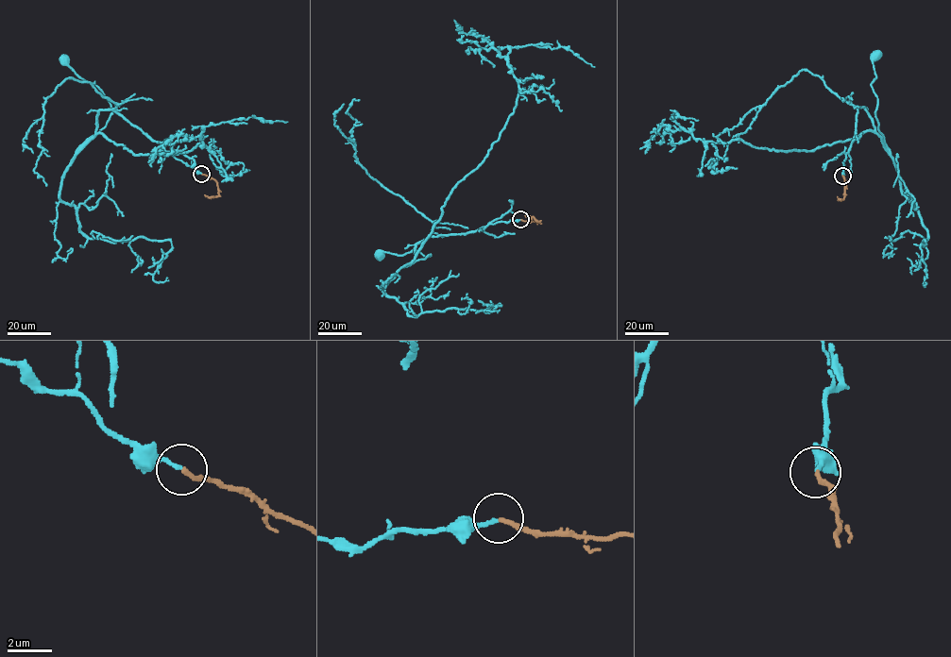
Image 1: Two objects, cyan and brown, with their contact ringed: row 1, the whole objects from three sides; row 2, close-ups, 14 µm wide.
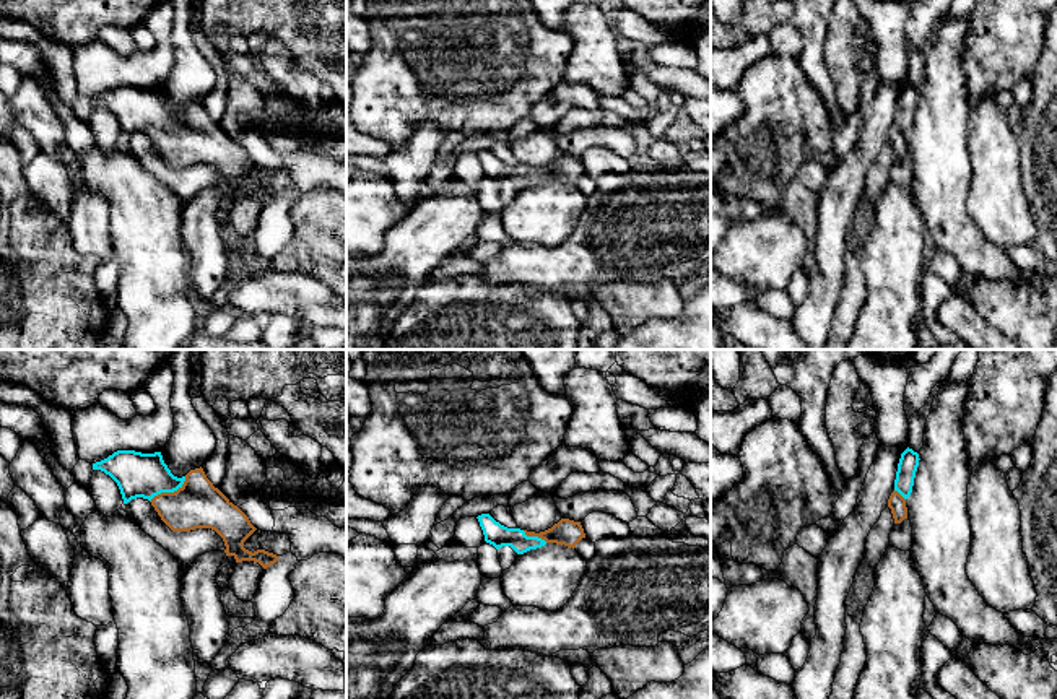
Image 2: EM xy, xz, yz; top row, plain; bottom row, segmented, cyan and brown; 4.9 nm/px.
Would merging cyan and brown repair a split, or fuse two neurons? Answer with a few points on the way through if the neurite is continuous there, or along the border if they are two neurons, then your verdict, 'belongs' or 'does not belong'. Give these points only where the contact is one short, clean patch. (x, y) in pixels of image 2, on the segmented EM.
runs through xy (139, 475), (147, 475), (169, 491), (181, 503), (197, 504); belongs

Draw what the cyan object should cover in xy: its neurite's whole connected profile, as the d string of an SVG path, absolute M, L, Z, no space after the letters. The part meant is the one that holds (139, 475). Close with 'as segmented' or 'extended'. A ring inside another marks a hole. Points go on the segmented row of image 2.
M117 450L93 463L93 470L104 471L117 483L124 504L137 497L148 499L172 532L215 530L224 541L226 556L233 556L236 562L254 561L267 569L280 558L265 549L252 553L244 548L244 541L257 528L213 486L202 467L177 478L164 463L161 452Z; extended

